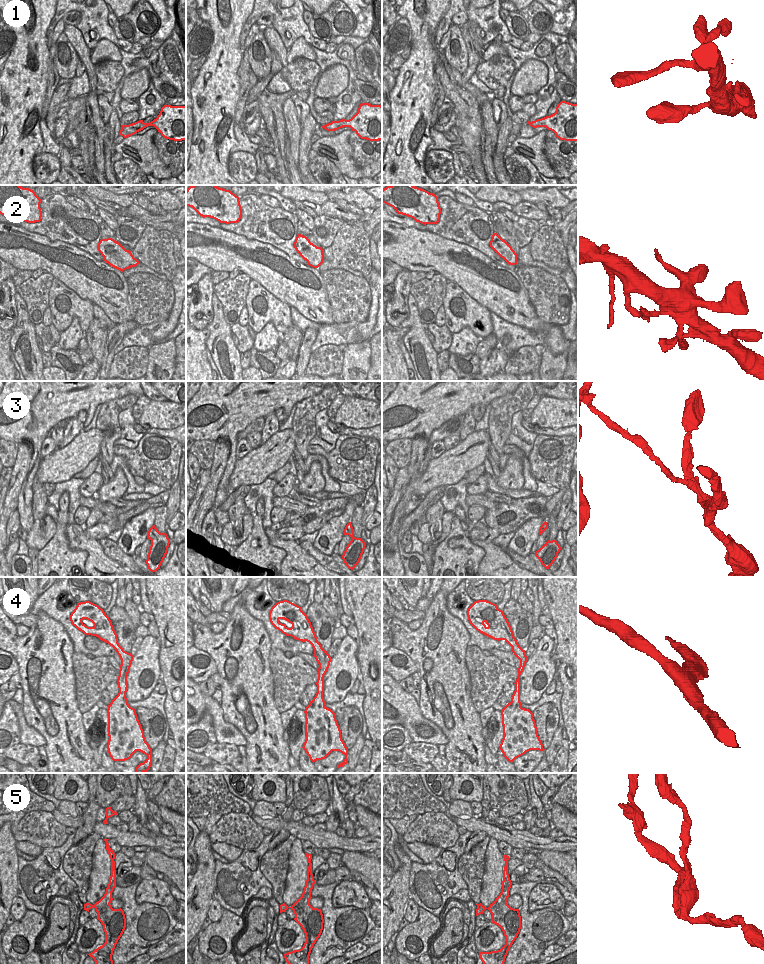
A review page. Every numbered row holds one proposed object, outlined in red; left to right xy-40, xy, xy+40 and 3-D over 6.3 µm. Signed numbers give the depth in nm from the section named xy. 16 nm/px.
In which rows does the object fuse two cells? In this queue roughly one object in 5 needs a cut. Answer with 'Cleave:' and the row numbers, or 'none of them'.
Cleave: 2, 3.

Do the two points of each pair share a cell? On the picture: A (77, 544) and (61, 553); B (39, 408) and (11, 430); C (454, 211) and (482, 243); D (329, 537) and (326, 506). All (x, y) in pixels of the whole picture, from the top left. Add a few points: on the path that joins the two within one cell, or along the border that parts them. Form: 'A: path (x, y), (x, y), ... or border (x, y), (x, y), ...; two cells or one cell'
A: border (66, 525), (68, 546), (87, 552), (85, 566); two cells
B: path (37, 419), (32, 430), (22, 430); one cell
C: path (460, 219), (476, 235); one cell
D: border (346, 506), (341, 514), (331, 517), (318, 530); two cells

